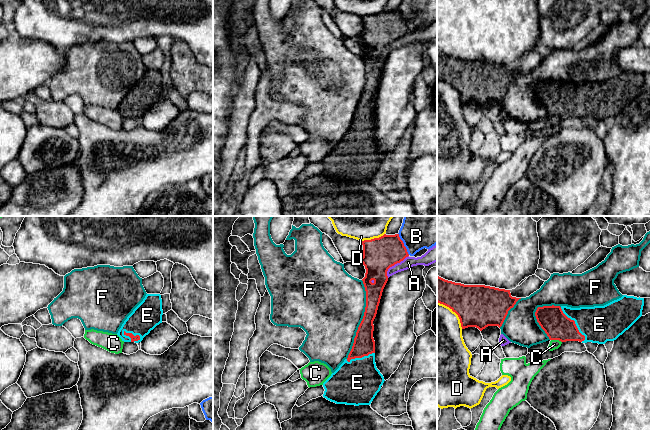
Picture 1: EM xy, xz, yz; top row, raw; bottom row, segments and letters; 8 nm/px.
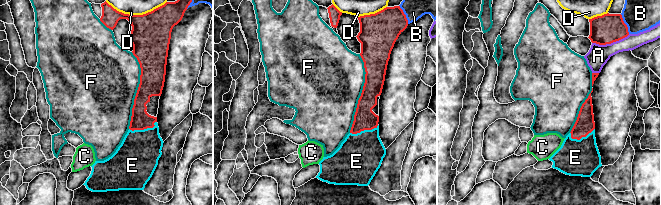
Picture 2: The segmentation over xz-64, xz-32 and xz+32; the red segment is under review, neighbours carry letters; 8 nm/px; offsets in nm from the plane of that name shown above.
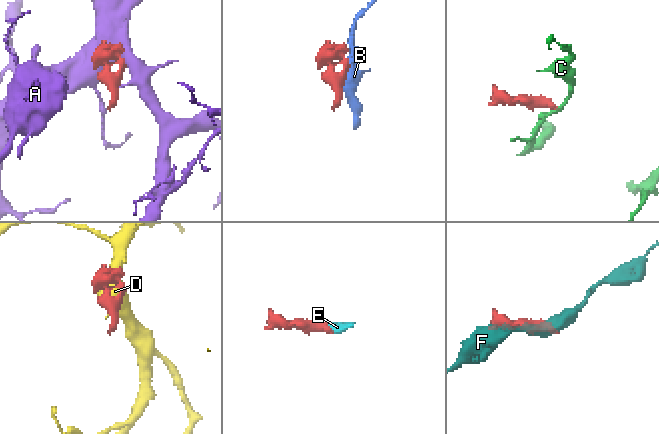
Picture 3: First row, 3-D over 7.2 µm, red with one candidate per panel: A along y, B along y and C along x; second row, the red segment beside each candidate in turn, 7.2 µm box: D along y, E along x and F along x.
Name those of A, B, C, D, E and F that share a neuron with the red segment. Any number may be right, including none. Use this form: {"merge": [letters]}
{"merge": ["E"]}

